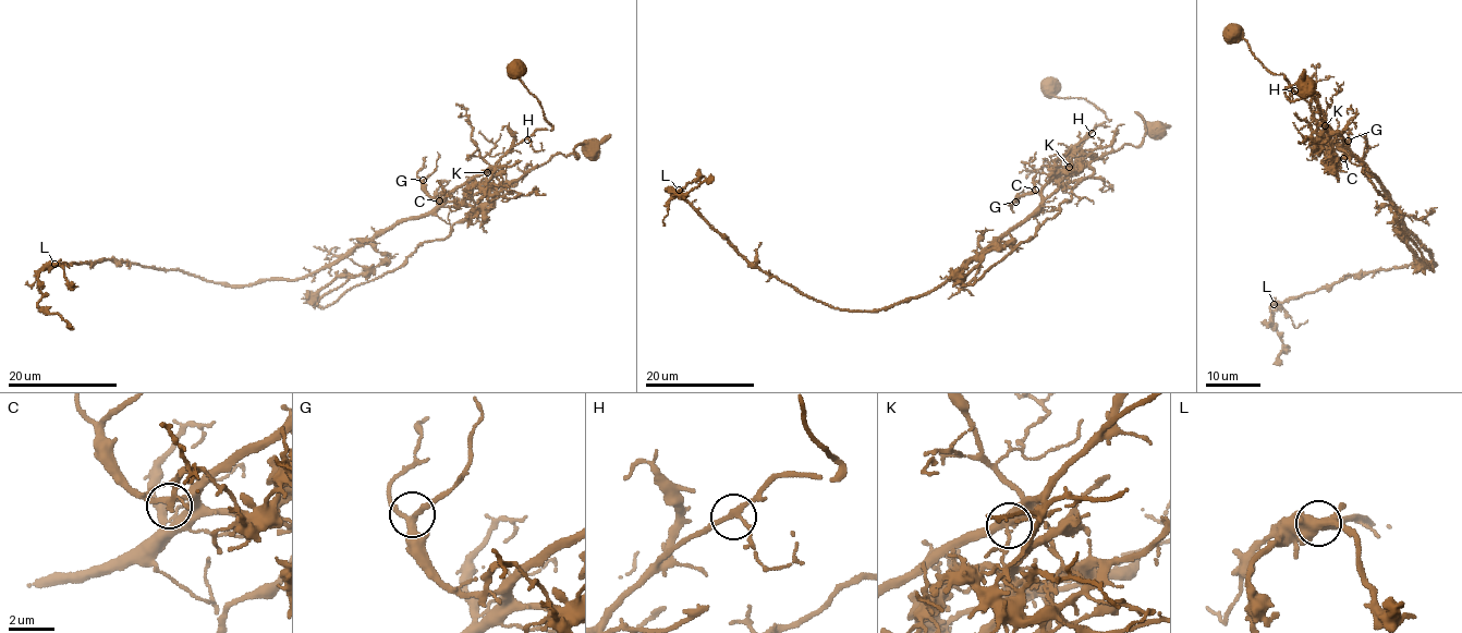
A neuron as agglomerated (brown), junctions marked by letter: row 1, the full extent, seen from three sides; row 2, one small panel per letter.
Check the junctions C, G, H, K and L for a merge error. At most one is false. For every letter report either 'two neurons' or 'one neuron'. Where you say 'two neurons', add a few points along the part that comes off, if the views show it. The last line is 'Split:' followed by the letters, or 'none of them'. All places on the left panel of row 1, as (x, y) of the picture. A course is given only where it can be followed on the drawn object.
C: one neuron
G: one neuron
H: one neuron
K: two neurons | (486, 173), (507, 186), (445, 239), (324, 307), (316, 300), (384, 263)
L: one neuron
Split: K

